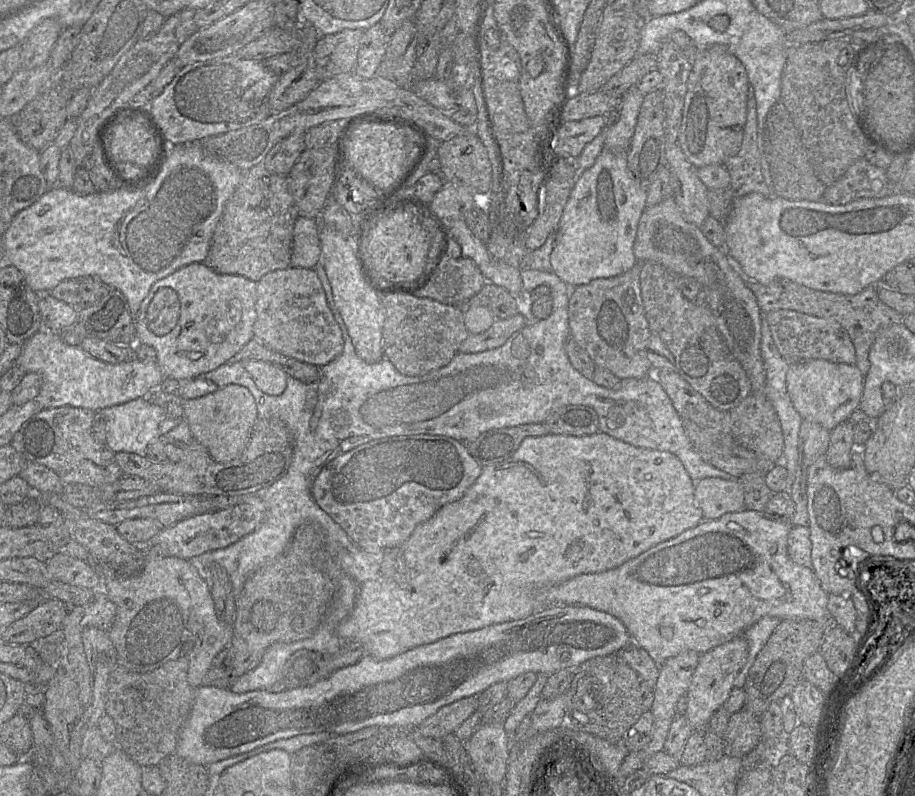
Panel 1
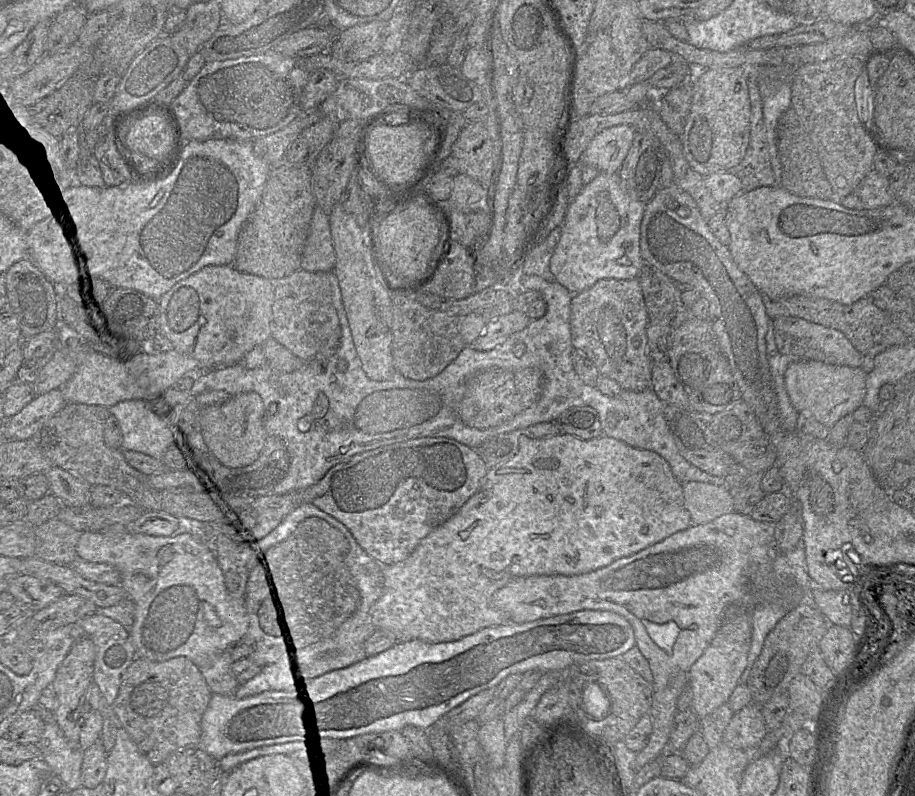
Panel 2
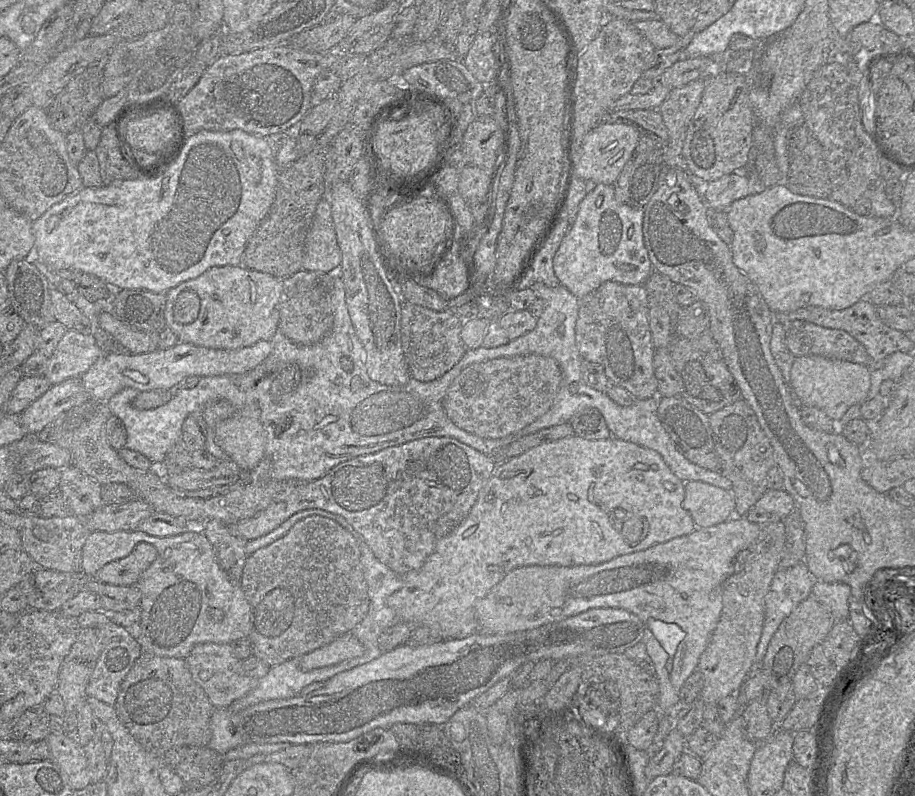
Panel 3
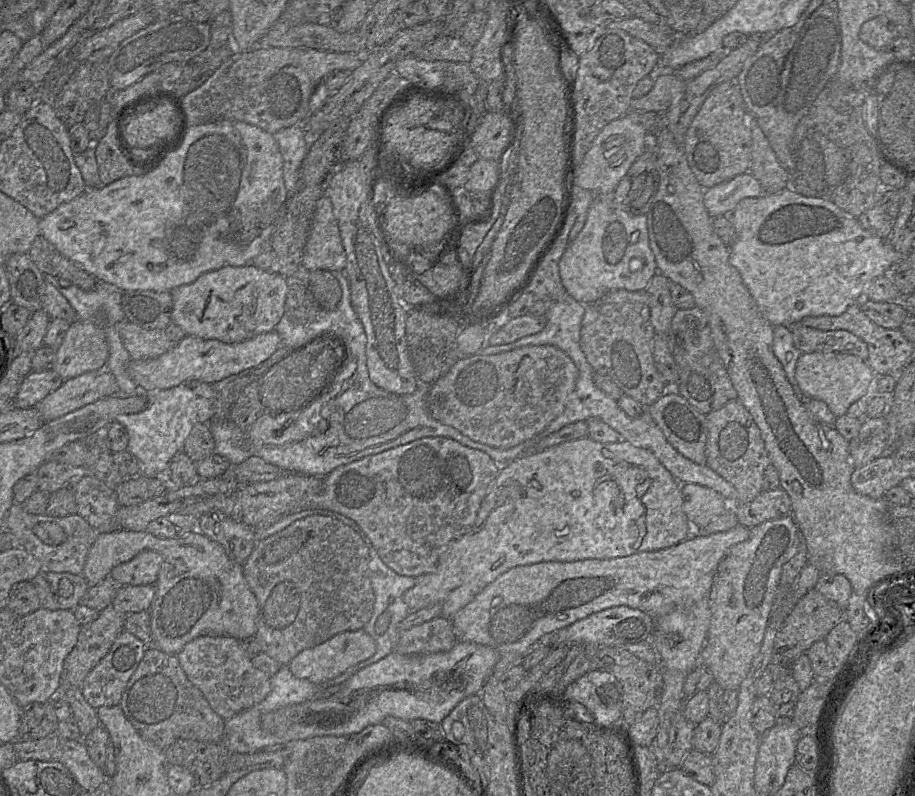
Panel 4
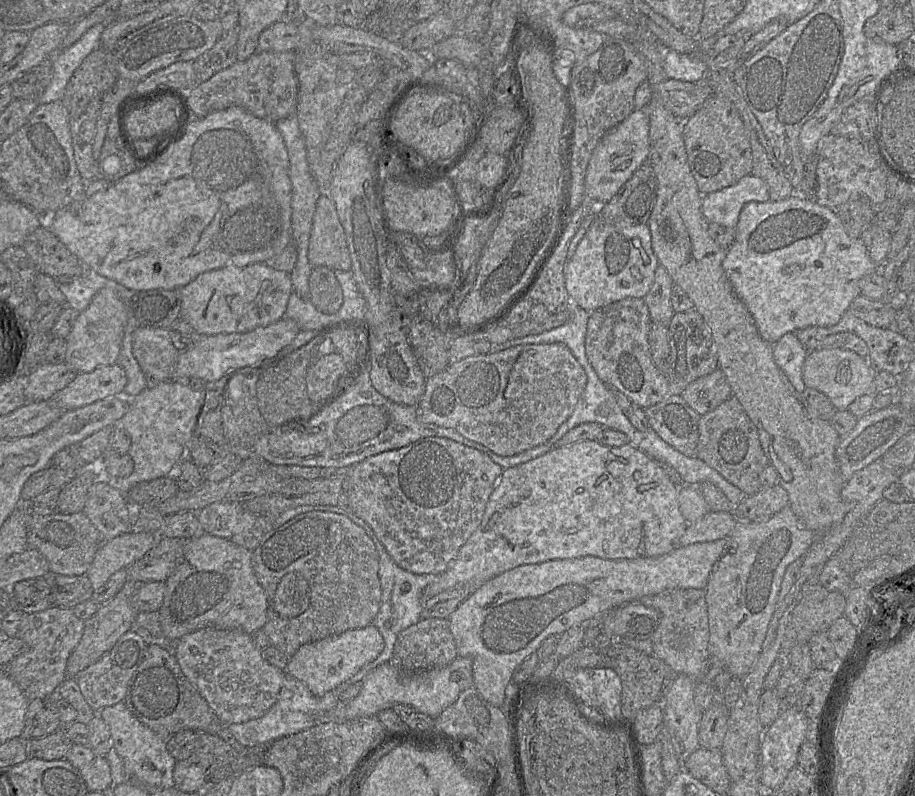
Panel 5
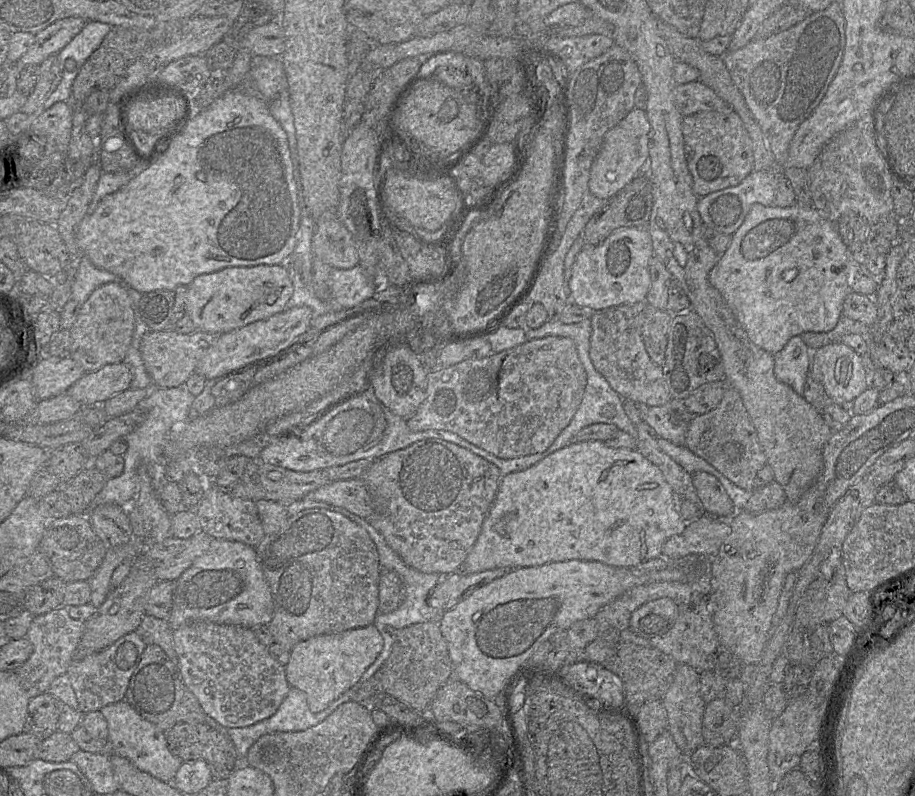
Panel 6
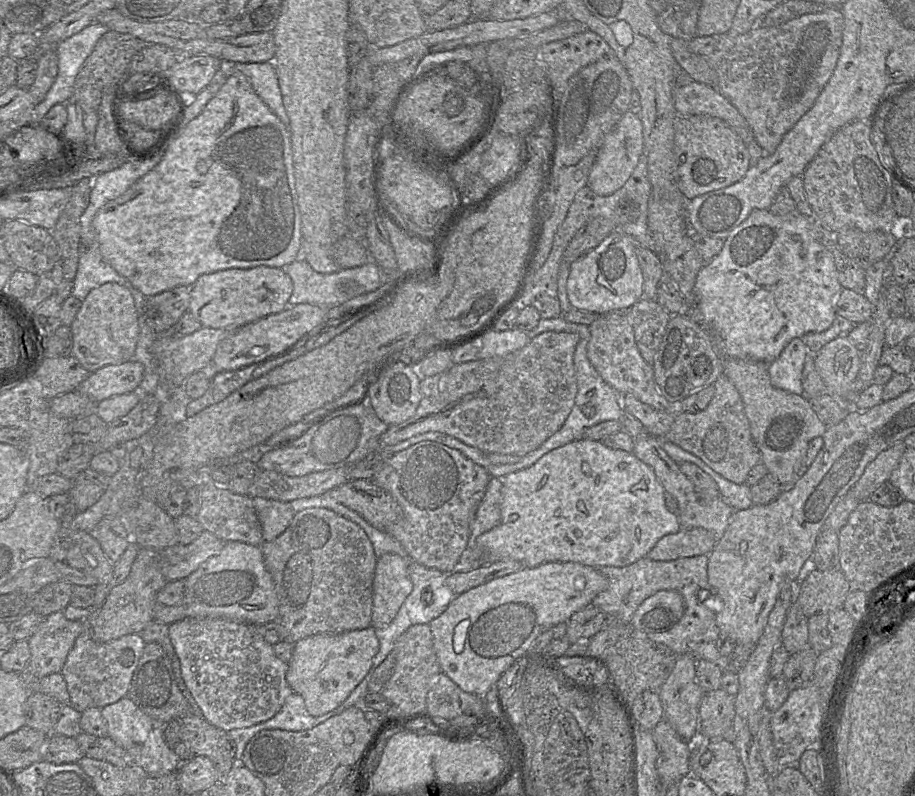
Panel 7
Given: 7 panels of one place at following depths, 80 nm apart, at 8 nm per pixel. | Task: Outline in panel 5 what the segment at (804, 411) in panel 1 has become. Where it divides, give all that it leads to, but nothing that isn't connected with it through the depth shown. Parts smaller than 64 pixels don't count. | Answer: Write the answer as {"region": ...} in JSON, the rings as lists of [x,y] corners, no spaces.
{"region":[[[840,348],[809,350],[803,364],[805,387],[822,392],[829,398],[836,410],[848,410],[849,405],[864,394],[877,394],[872,389],[872,382],[876,373],[866,358],[852,350]]]}

